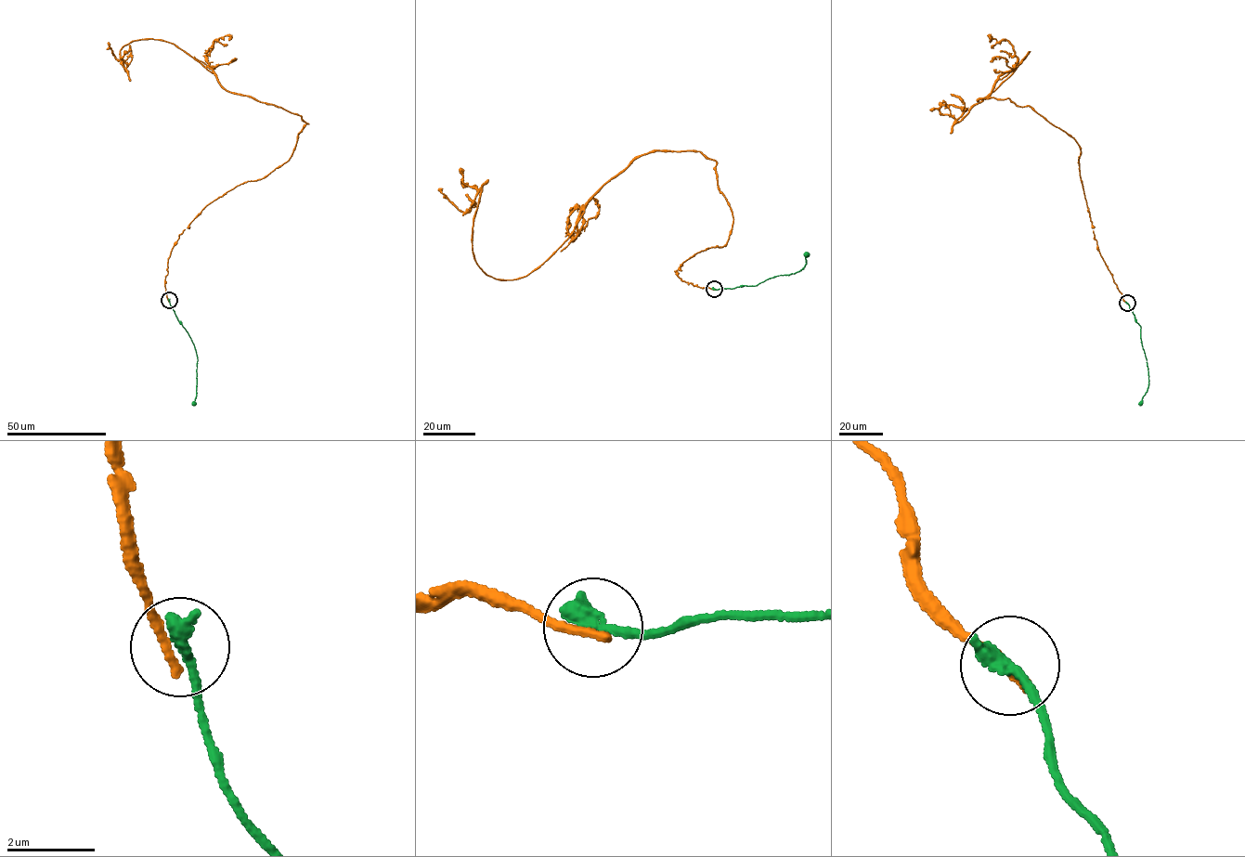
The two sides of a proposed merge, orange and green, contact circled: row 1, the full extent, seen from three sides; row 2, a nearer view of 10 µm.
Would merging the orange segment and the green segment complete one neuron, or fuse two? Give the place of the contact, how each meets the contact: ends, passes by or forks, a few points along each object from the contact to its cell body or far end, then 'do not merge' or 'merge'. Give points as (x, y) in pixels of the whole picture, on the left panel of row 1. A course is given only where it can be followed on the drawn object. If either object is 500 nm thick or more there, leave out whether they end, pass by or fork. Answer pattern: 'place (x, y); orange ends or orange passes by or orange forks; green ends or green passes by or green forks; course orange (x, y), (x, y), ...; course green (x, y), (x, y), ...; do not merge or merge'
place (169, 300); orange ends; green ends; course orange (168, 300), (179, 235), (287, 161), (308, 123), (232, 94), (168, 42), (124, 45), (126, 71), (109, 43); course green (169, 300), (194, 345), (197, 357), (196, 396), (193, 405); do not merge

